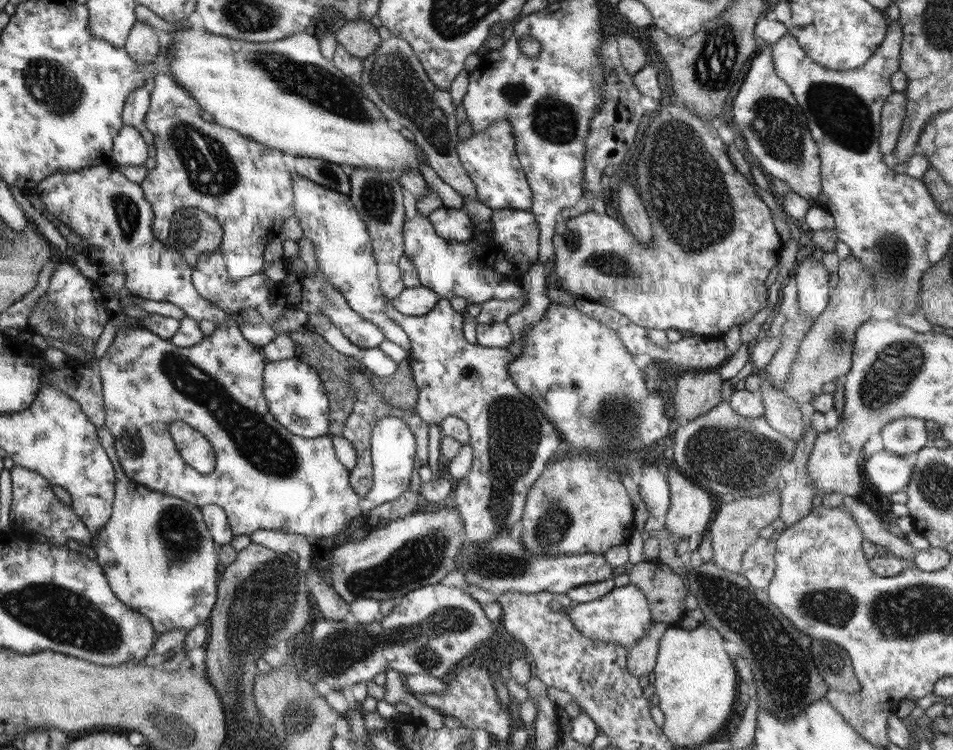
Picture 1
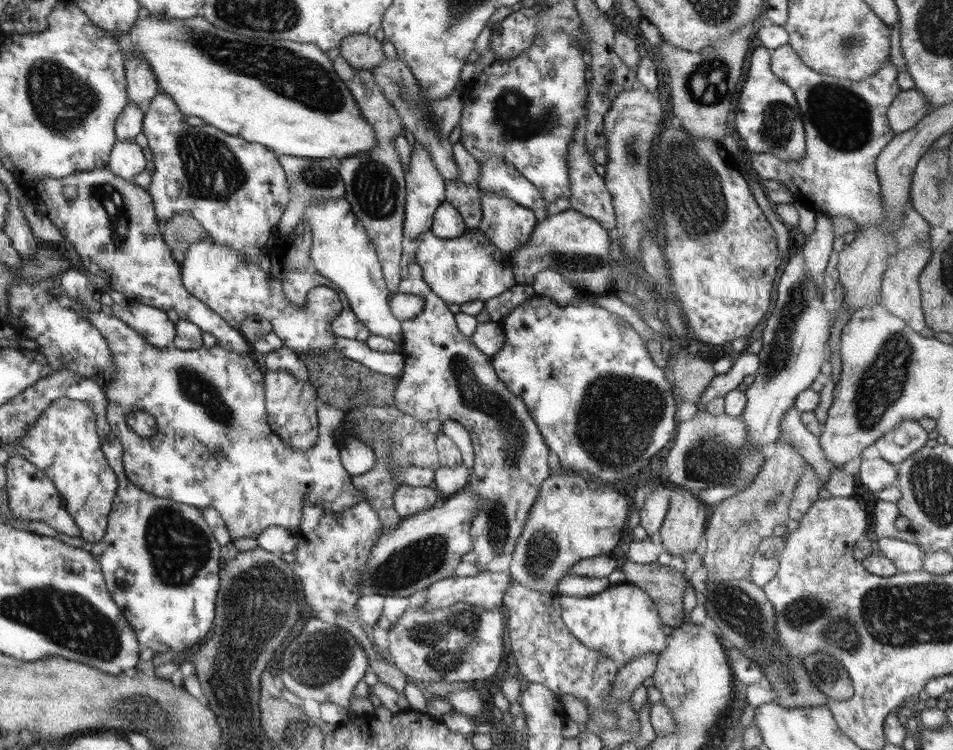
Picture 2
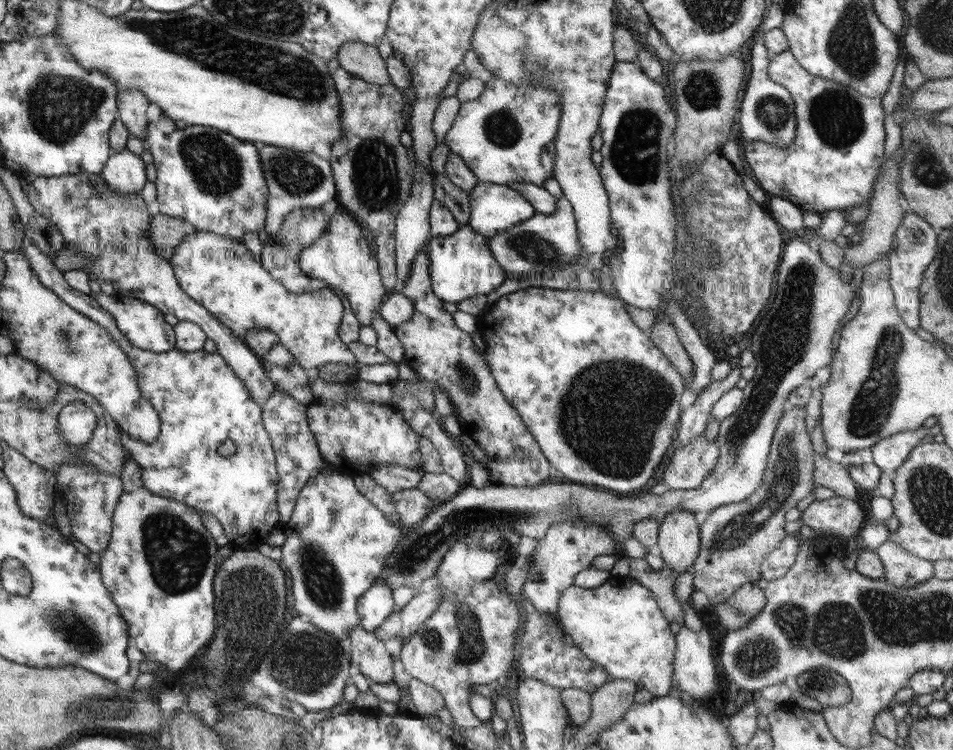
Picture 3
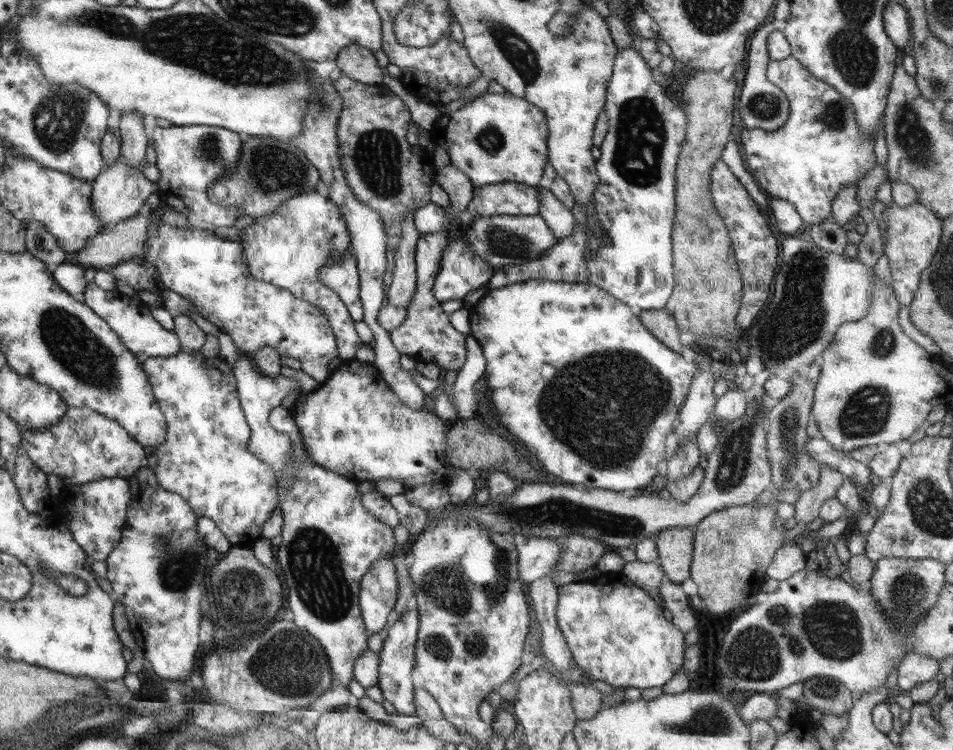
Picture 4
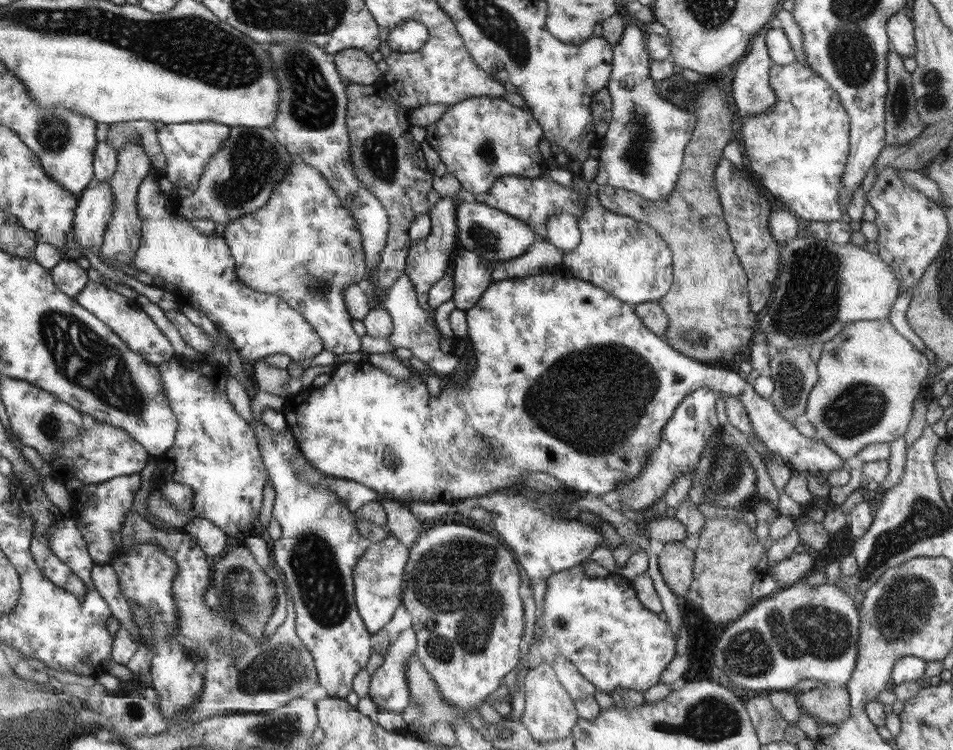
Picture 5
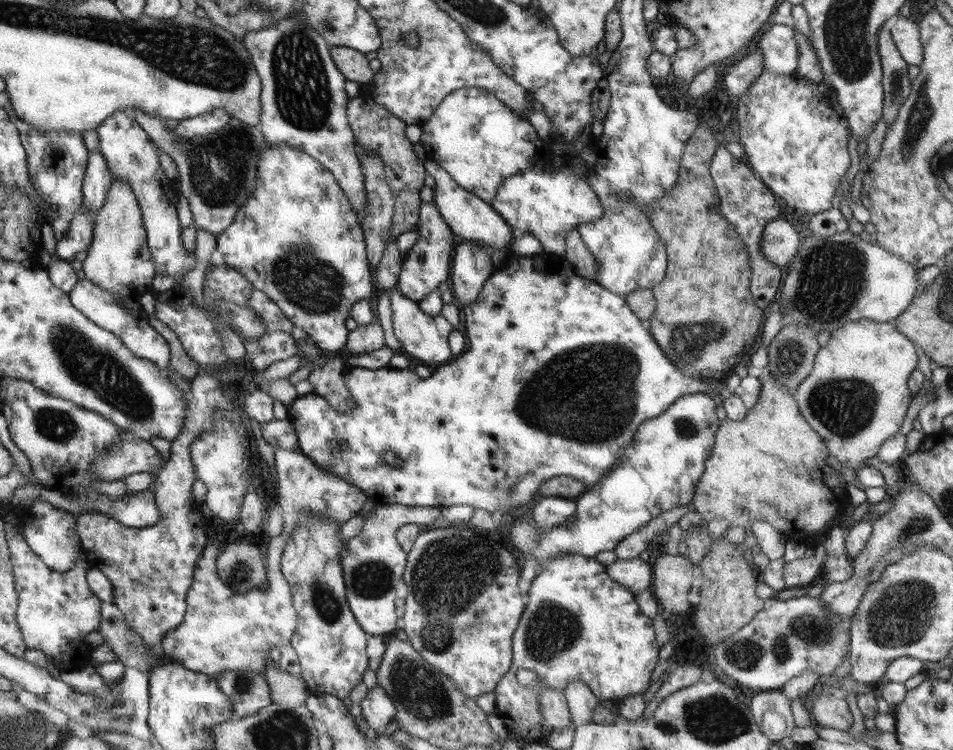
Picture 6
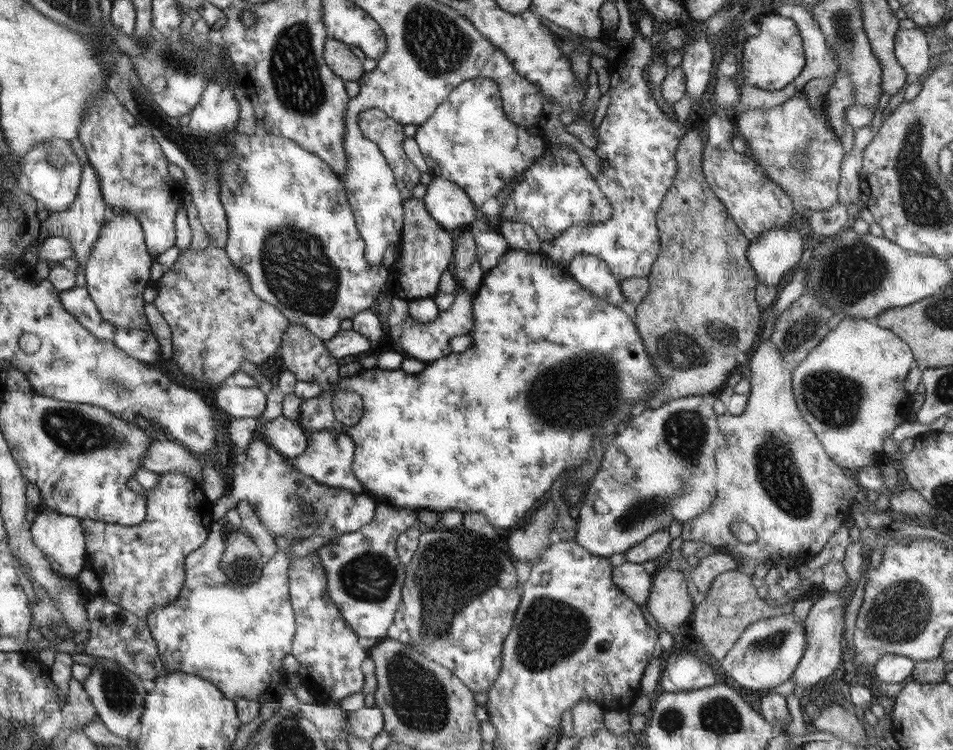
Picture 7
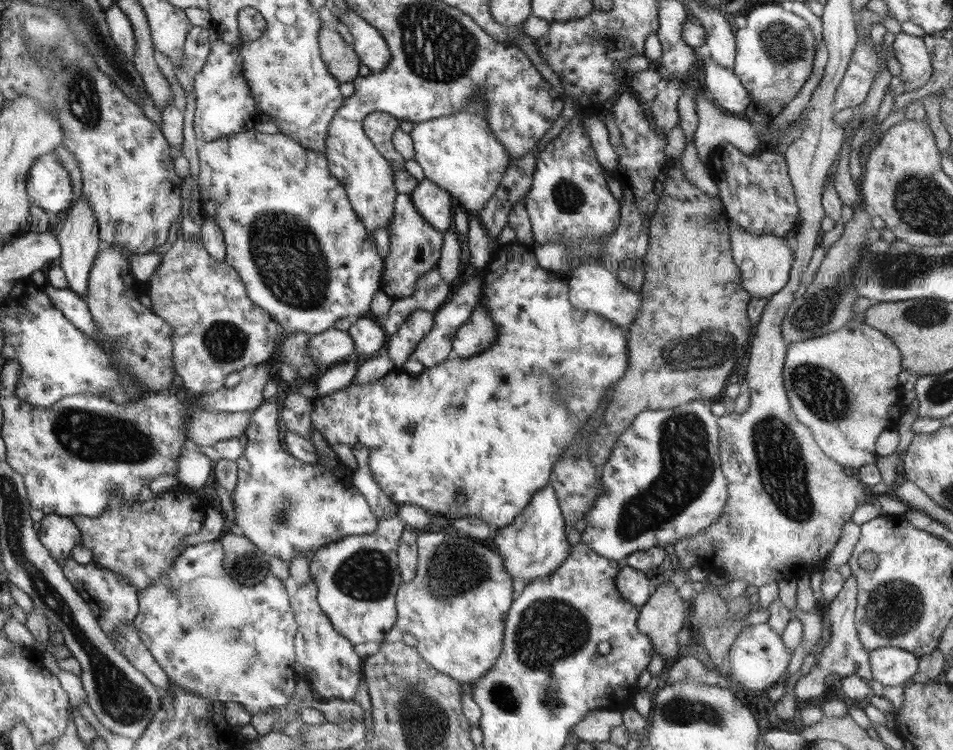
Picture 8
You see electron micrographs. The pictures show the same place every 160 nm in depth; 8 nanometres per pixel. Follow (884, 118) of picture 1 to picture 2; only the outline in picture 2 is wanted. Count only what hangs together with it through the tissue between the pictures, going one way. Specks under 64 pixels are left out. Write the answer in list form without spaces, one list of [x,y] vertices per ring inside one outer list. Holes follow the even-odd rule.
[[[918,89],[900,91],[887,110],[887,119],[896,135],[914,128],[929,112],[929,102]]]

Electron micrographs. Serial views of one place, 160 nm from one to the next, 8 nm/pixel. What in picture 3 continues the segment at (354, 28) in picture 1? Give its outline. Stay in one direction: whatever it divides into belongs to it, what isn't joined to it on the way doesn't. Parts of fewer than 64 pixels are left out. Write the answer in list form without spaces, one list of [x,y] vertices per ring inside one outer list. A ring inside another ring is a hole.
[[[346,42],[337,55],[340,67],[370,84],[390,84],[386,64],[378,54],[378,47],[362,42]]]

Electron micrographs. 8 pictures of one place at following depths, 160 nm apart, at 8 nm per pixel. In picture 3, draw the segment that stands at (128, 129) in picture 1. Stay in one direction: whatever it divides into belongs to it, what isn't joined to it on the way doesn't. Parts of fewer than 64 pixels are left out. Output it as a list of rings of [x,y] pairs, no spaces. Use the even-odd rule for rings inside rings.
[[[128,149],[122,152],[113,152],[105,164],[101,177],[118,194],[134,194],[144,188],[146,184],[146,164]]]

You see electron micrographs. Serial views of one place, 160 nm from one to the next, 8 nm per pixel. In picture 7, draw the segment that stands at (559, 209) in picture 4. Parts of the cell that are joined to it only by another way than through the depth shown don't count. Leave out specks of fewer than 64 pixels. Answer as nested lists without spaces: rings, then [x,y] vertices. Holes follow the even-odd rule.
[[[590,254],[576,255],[567,268],[570,276],[594,296],[620,308],[625,301],[619,280],[610,272],[609,266]]]

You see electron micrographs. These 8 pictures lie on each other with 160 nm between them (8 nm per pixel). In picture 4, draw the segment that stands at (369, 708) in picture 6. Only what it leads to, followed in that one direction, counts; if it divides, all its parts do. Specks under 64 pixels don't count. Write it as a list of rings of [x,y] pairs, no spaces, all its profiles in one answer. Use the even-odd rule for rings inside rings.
[[[417,609],[407,614],[393,618],[390,628],[386,628],[386,636],[382,651],[379,653],[378,689],[382,690],[383,697],[393,705],[397,714],[414,716],[416,707],[414,704],[414,689],[412,671],[415,669],[415,650],[417,634],[419,633],[419,612]]]

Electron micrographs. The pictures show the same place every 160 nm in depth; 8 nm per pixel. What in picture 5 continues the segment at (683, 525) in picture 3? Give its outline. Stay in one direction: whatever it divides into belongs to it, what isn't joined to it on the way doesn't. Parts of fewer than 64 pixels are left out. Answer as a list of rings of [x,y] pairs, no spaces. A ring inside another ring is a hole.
[[[678,540],[664,544],[664,550],[658,556],[659,570],[665,583],[677,597],[687,599],[688,589],[695,580],[693,575],[694,558],[695,553]]]

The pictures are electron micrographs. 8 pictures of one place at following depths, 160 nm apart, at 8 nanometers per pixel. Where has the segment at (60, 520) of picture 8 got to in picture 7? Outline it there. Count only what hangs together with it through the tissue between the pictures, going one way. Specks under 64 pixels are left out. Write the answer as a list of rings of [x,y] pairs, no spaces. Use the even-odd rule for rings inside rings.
[[[43,501],[42,509],[38,510],[30,525],[31,535],[36,548],[42,552],[45,559],[50,561],[52,568],[63,576],[76,578],[83,568],[86,560],[85,534],[81,525],[81,519],[75,516],[58,514],[48,509]]]

